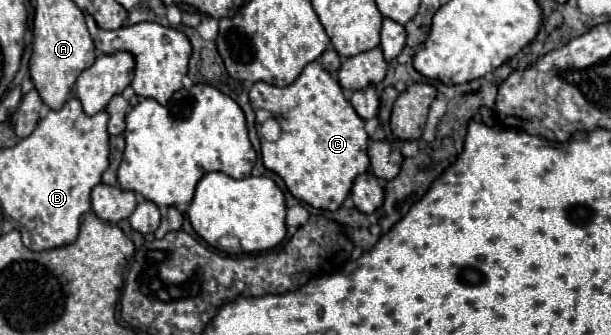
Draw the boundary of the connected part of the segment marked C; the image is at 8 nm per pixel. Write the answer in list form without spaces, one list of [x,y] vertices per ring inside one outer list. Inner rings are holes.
[[[313,61],[287,87],[255,83],[249,91],[249,101],[259,125],[267,117],[275,117],[283,129],[277,141],[261,141],[263,165],[285,181],[295,199],[317,209],[337,211],[349,195],[353,179],[369,169],[369,137],[363,119],[345,99],[341,85],[319,61]]]

